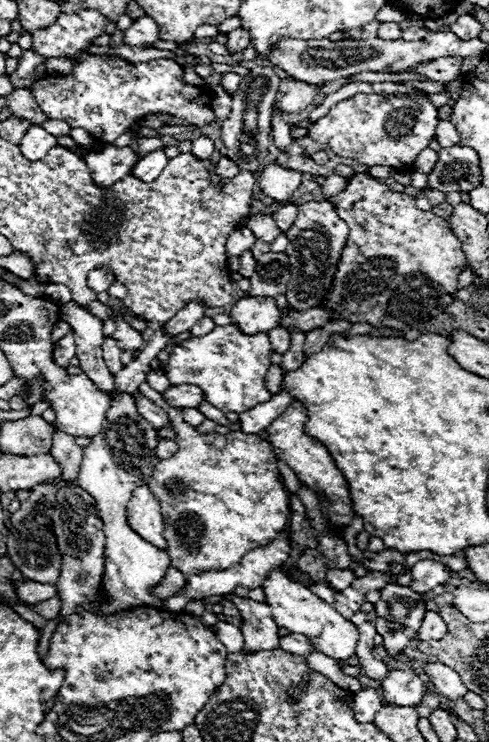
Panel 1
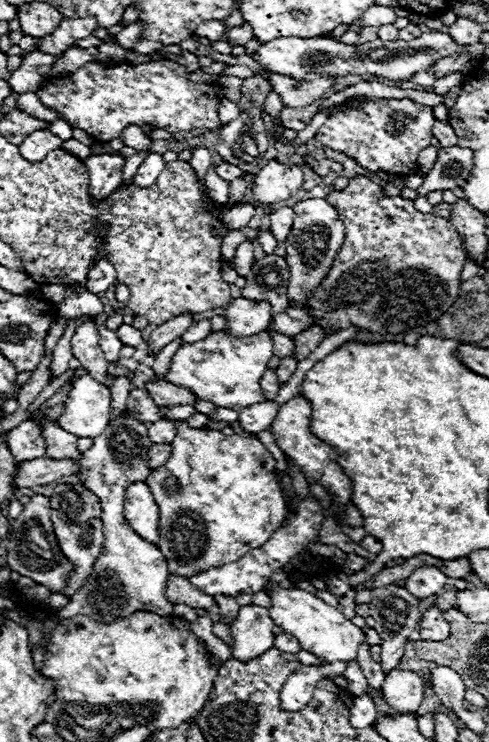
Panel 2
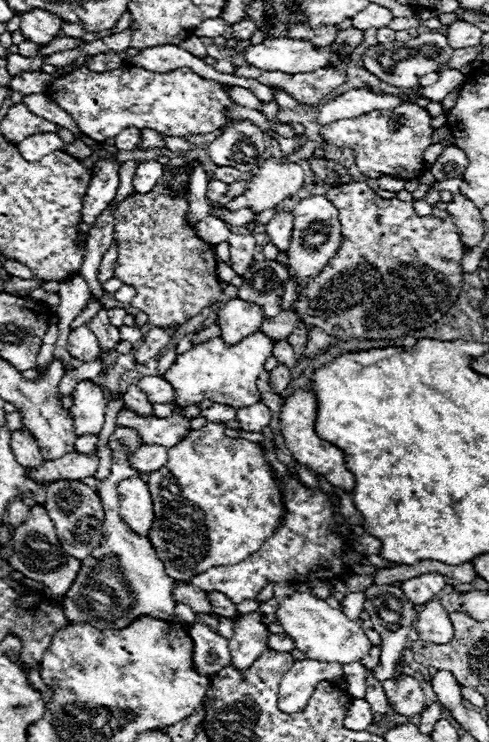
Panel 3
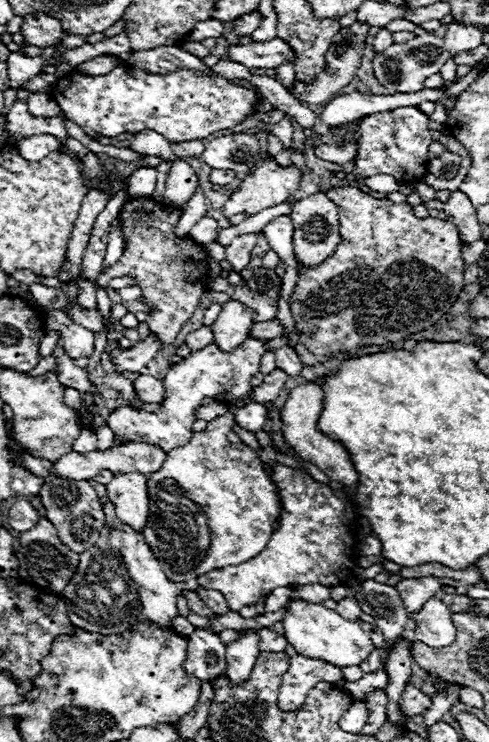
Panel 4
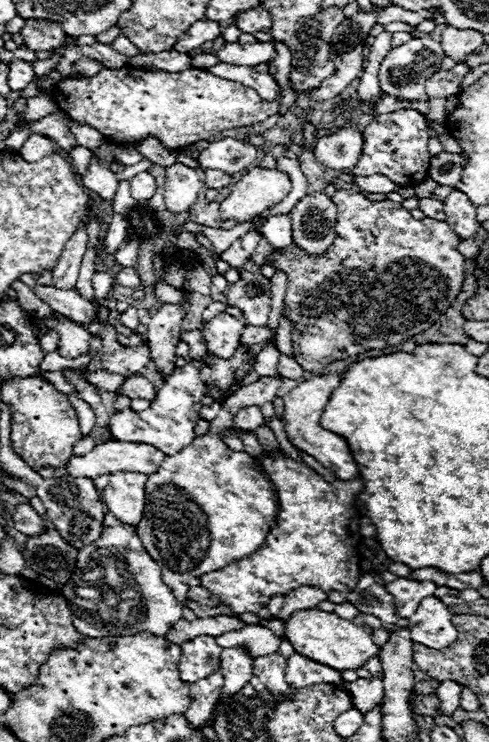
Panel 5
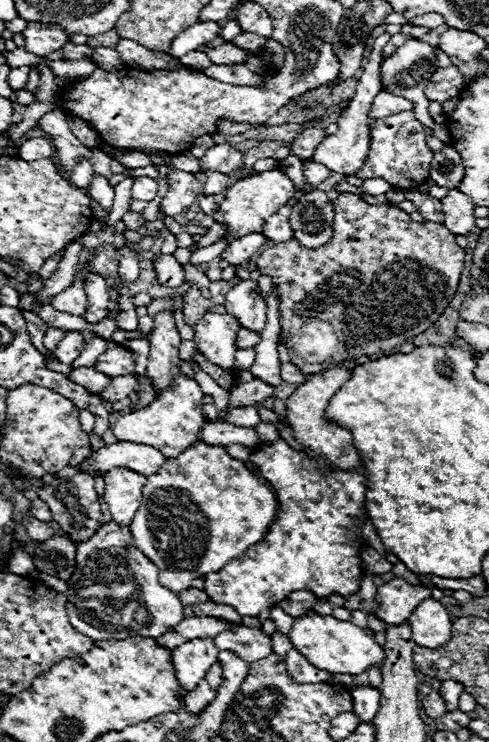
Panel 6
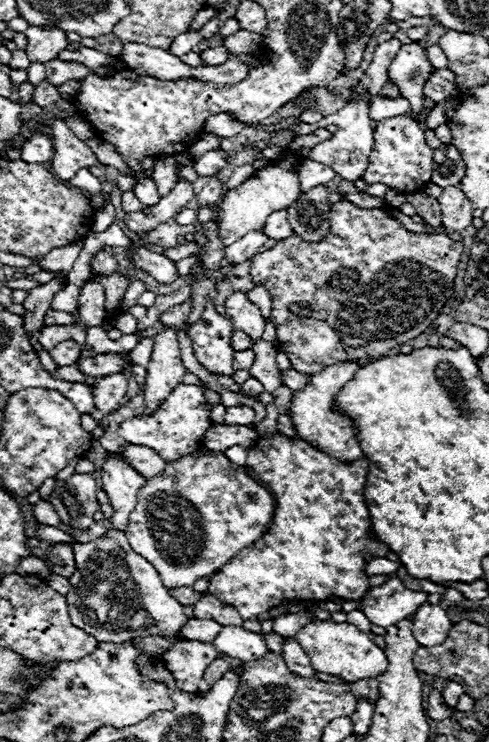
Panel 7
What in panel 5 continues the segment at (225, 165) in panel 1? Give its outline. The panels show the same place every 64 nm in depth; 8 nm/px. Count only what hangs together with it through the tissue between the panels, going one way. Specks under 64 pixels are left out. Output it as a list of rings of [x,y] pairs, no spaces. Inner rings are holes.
[[[205,169],[204,174],[206,174],[206,186],[208,188],[224,188],[224,186],[228,186],[230,182],[232,182],[232,176],[230,174],[226,174],[226,172],[218,172],[218,170]]]

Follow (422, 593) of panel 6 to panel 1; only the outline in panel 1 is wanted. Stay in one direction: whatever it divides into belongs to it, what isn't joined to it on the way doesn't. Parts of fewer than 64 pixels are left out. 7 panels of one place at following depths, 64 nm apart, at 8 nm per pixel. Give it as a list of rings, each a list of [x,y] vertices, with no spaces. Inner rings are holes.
[[[420,560],[418,564],[414,564],[410,574],[412,574],[410,588],[414,588],[414,592],[418,594],[426,594],[432,592],[436,586],[444,586],[452,576],[444,564],[438,564],[434,560]]]

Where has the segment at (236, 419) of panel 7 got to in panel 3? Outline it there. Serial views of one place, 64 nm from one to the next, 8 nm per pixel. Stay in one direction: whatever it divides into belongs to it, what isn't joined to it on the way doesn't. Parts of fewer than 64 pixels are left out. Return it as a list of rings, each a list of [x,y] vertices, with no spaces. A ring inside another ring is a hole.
[[[258,402],[258,404],[246,406],[246,408],[238,408],[236,420],[238,420],[240,428],[246,432],[262,432],[262,428],[268,426],[268,422],[270,422],[270,410],[268,410],[268,406]]]

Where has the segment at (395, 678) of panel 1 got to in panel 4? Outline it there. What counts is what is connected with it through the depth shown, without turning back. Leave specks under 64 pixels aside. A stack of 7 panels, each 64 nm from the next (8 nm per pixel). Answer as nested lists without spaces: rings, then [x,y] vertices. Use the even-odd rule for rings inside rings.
[[[412,684],[406,686],[406,690],[402,694],[402,700],[400,700],[400,706],[402,706],[406,716],[424,714],[430,708],[430,704],[432,704],[432,700],[426,694],[422,694],[418,688],[414,688]]]

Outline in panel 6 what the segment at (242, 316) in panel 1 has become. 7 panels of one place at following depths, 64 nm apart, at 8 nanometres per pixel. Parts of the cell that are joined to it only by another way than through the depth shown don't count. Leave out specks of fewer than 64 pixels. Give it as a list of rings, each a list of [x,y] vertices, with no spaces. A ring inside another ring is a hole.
[[[206,312],[194,326],[194,344],[204,358],[224,370],[232,370],[236,354],[236,332],[240,324],[230,314]]]

